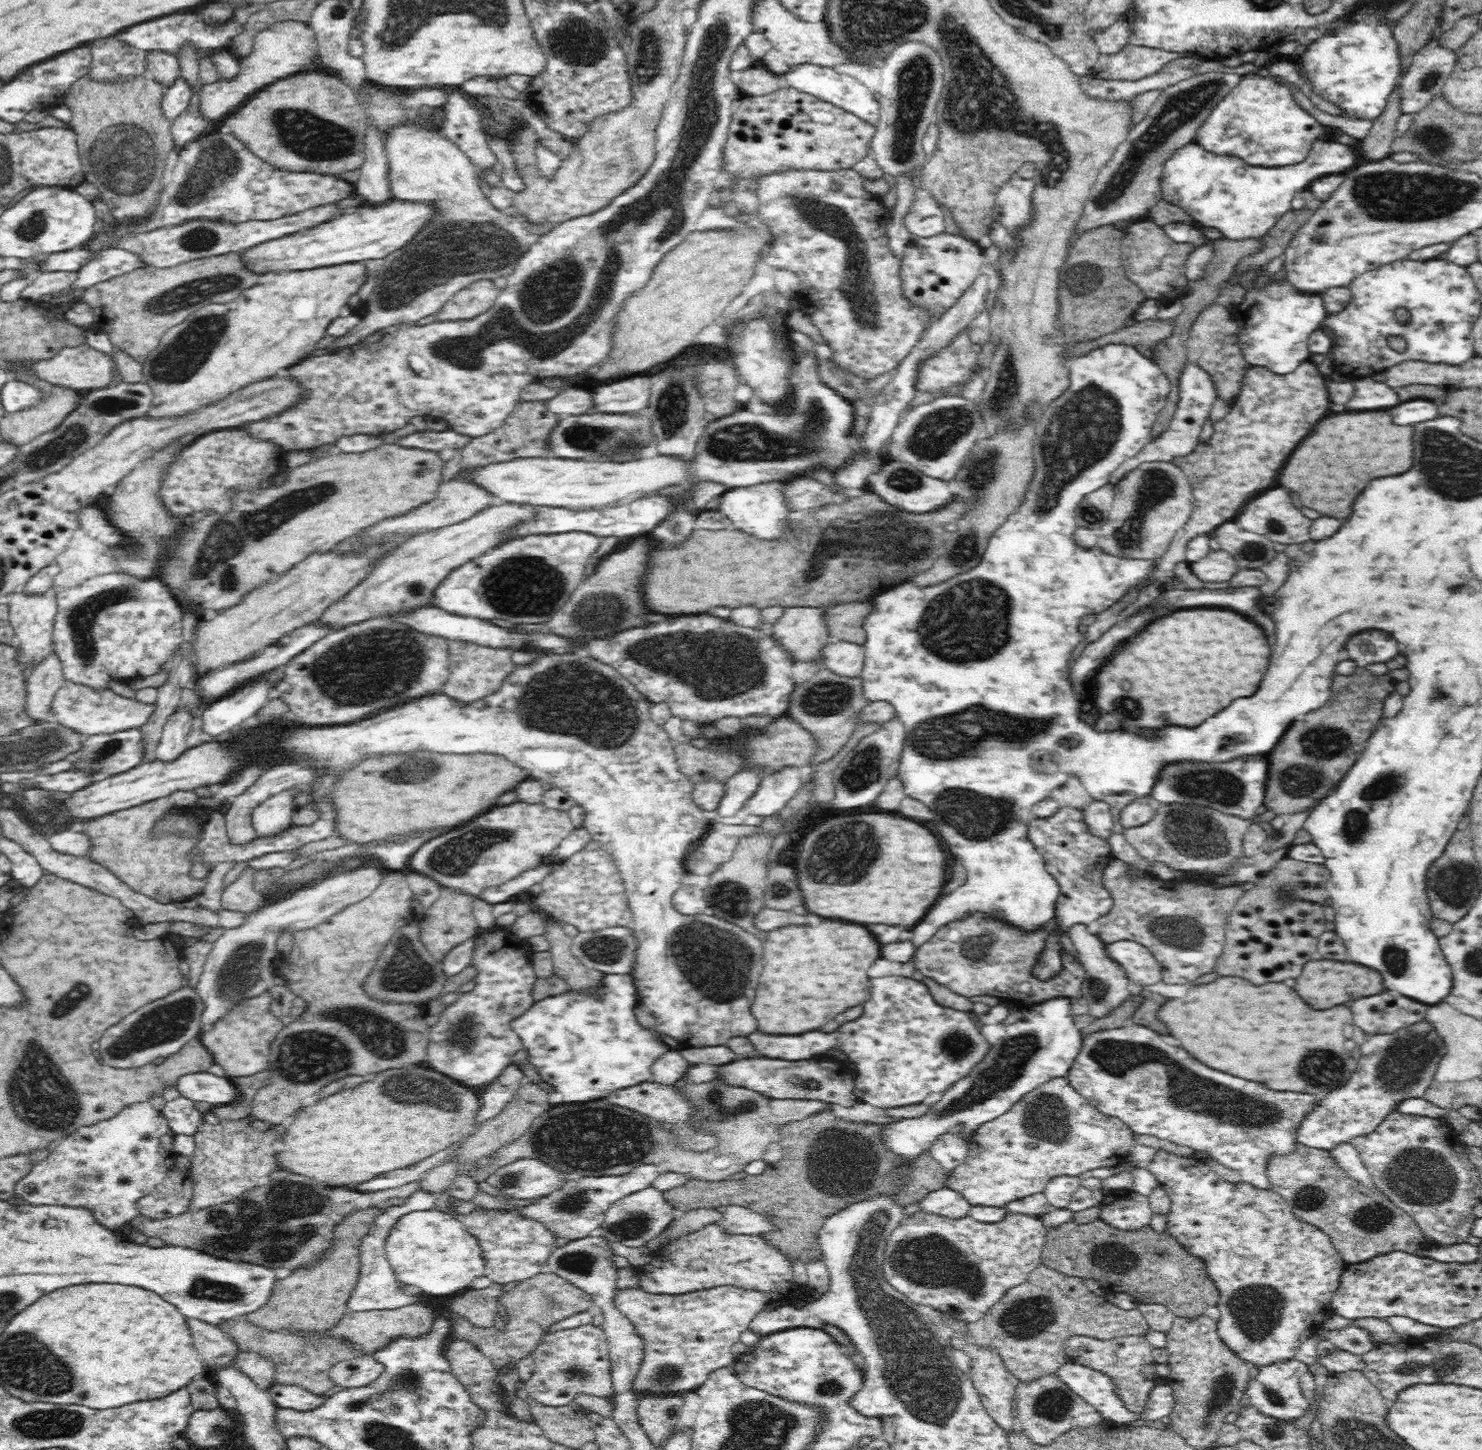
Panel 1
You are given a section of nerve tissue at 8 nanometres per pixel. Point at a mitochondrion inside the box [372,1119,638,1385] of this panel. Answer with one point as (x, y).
(581, 1263)

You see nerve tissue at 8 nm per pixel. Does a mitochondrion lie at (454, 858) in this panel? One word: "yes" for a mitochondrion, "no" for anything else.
yes

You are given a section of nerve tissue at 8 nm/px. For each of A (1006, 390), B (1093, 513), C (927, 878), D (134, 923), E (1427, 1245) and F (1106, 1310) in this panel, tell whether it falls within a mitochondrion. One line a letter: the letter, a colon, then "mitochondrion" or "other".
A: mitochondrion
B: mitochondrion
C: other
D: other
E: other
F: other

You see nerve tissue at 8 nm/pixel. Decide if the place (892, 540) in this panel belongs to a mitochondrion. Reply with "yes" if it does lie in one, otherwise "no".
yes

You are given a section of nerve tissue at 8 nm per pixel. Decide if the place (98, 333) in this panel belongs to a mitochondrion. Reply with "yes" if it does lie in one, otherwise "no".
no

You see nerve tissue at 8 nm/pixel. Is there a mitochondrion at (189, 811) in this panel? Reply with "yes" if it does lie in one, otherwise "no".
no

